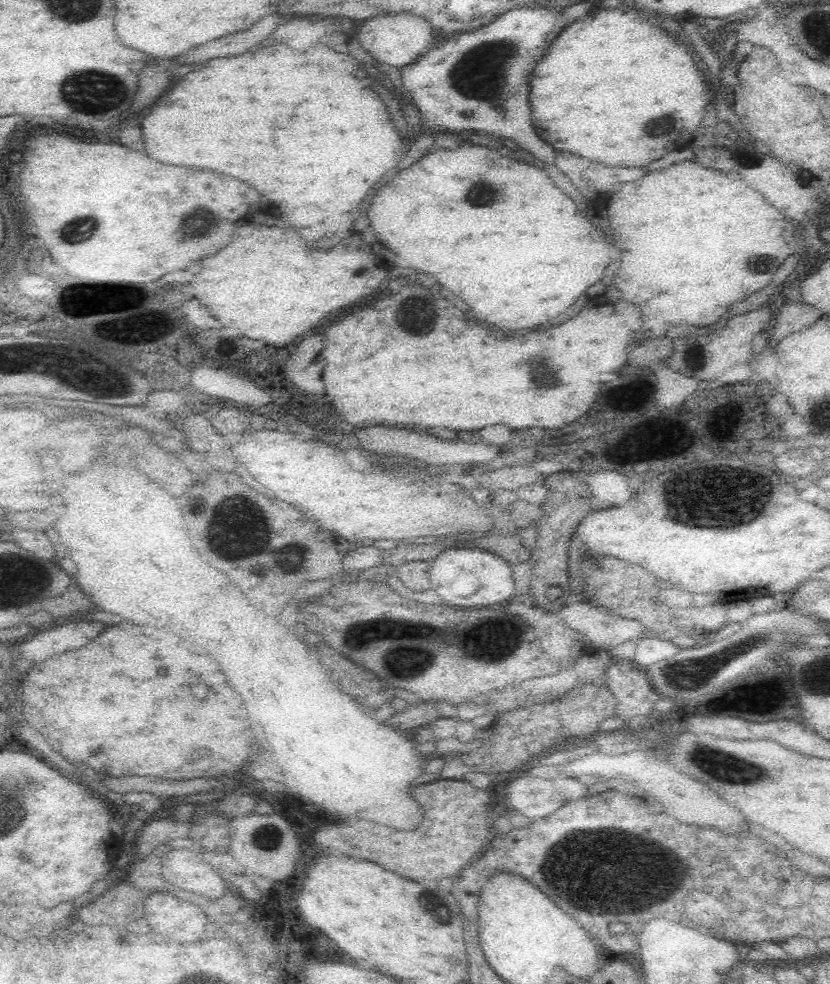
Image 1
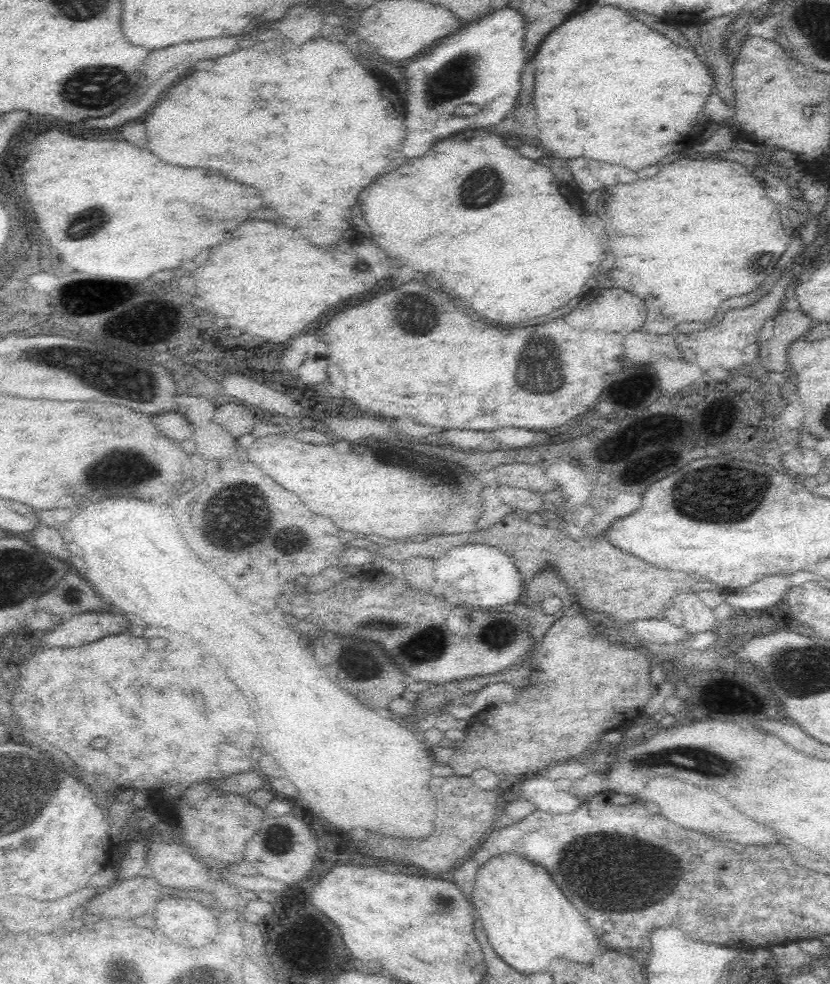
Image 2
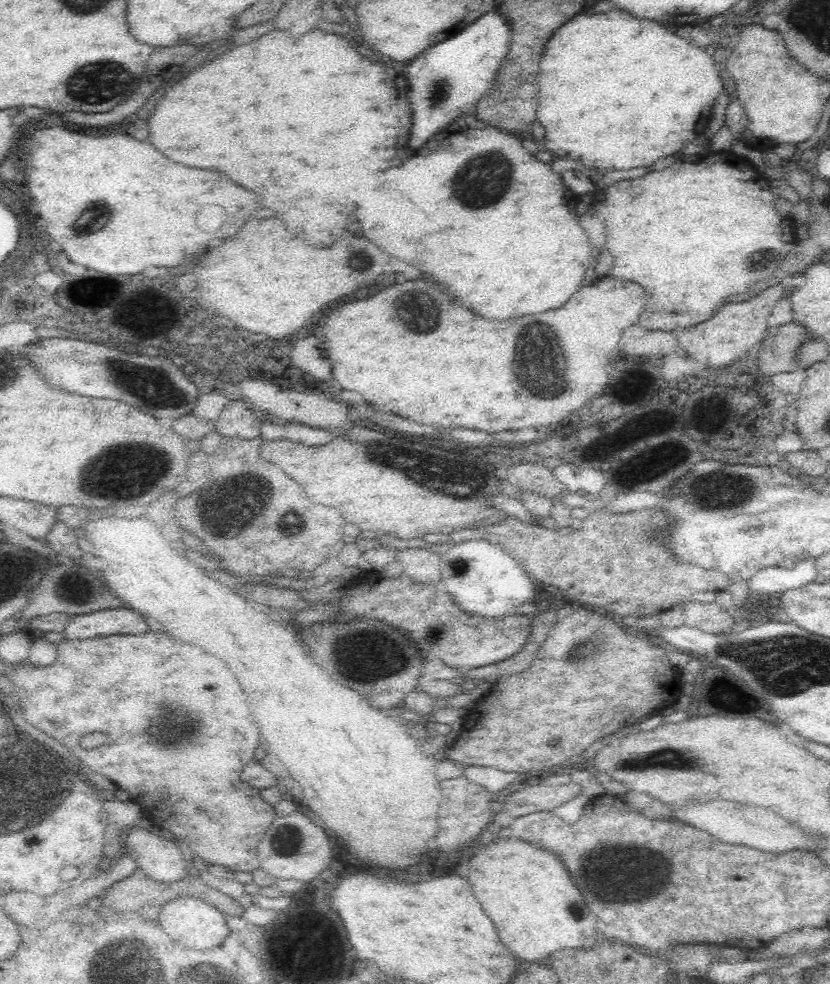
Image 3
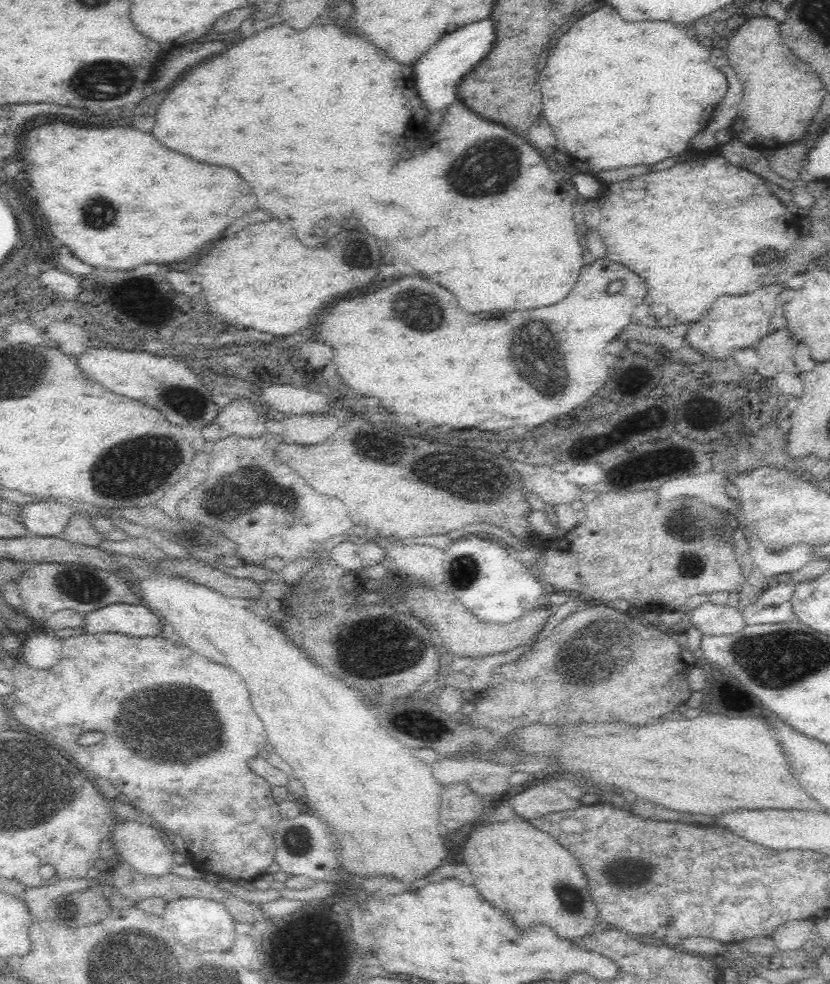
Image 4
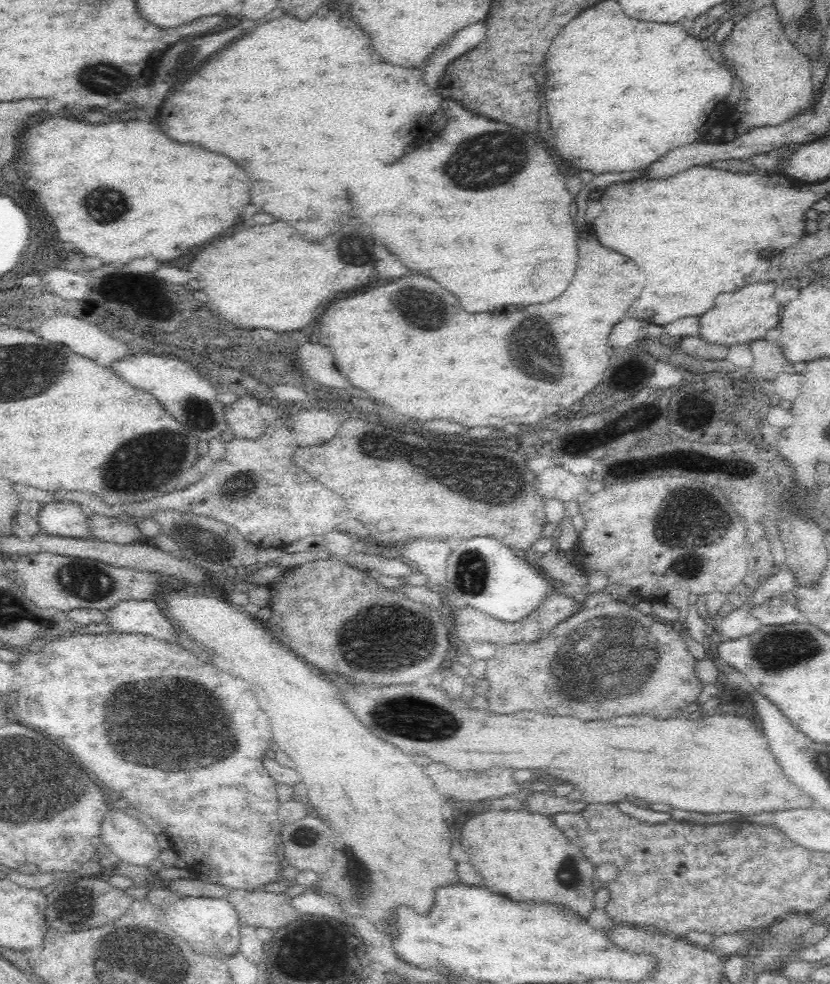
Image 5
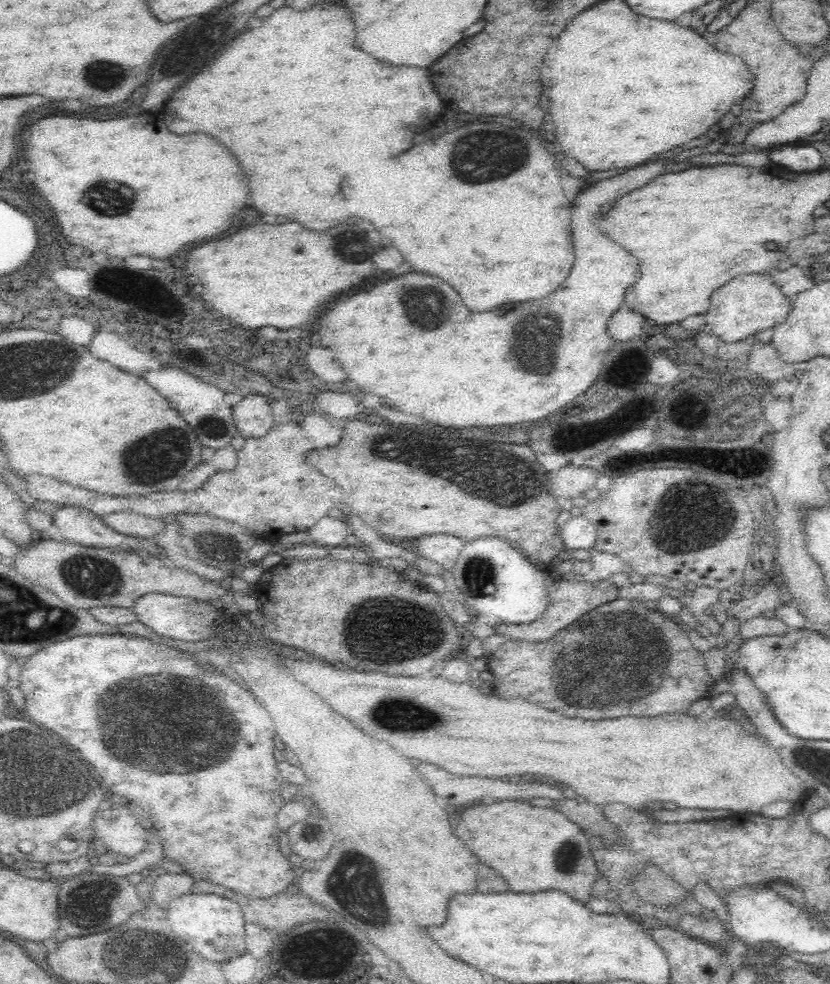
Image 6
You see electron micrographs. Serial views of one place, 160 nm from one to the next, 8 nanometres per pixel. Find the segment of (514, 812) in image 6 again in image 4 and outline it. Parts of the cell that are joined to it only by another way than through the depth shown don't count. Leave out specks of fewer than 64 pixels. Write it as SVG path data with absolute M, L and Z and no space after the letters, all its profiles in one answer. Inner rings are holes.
M515 816L507 822L474 828L462 848L462 854L466 866L472 872L476 890L486 898L486 902L508 914L518 928L524 930L534 924L546 924L556 932L556 936L564 940L586 938L598 929L599 912L592 901L590 887L581 865L558 841L530 825L527 820Z

